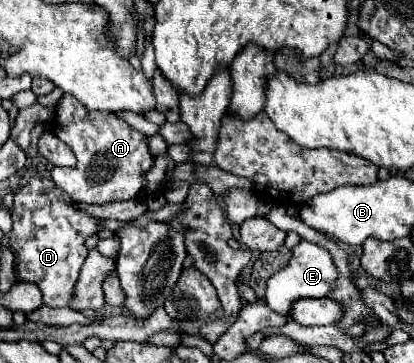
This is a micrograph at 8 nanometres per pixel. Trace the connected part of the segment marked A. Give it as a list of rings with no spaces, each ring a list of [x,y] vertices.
[[[65,93],[55,107],[55,135],[73,149],[77,165],[55,167],[51,179],[77,203],[103,205],[111,201],[127,201],[143,191],[143,173],[153,167],[155,157],[149,153],[147,135],[129,127],[115,113],[89,111],[73,95]]]

